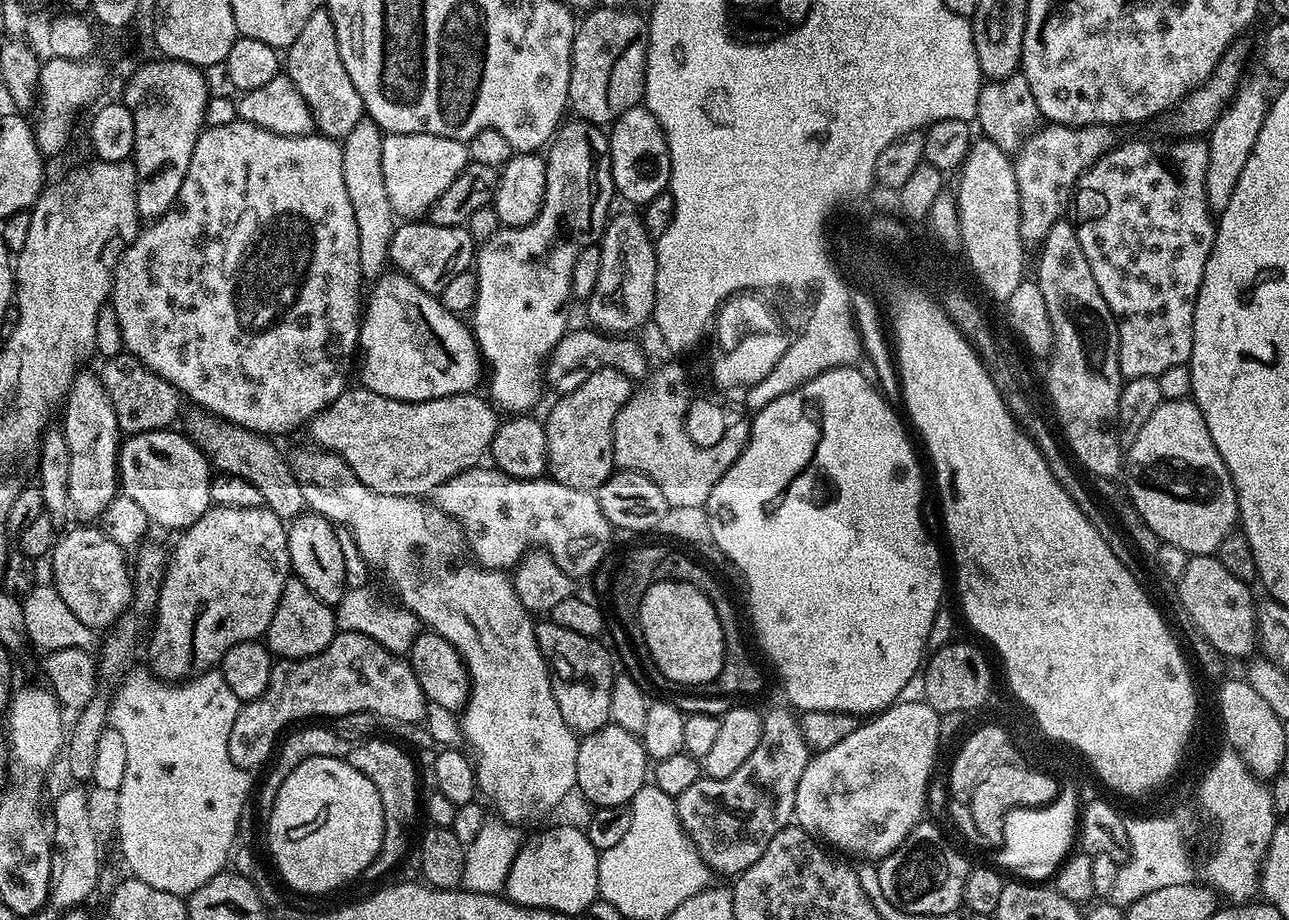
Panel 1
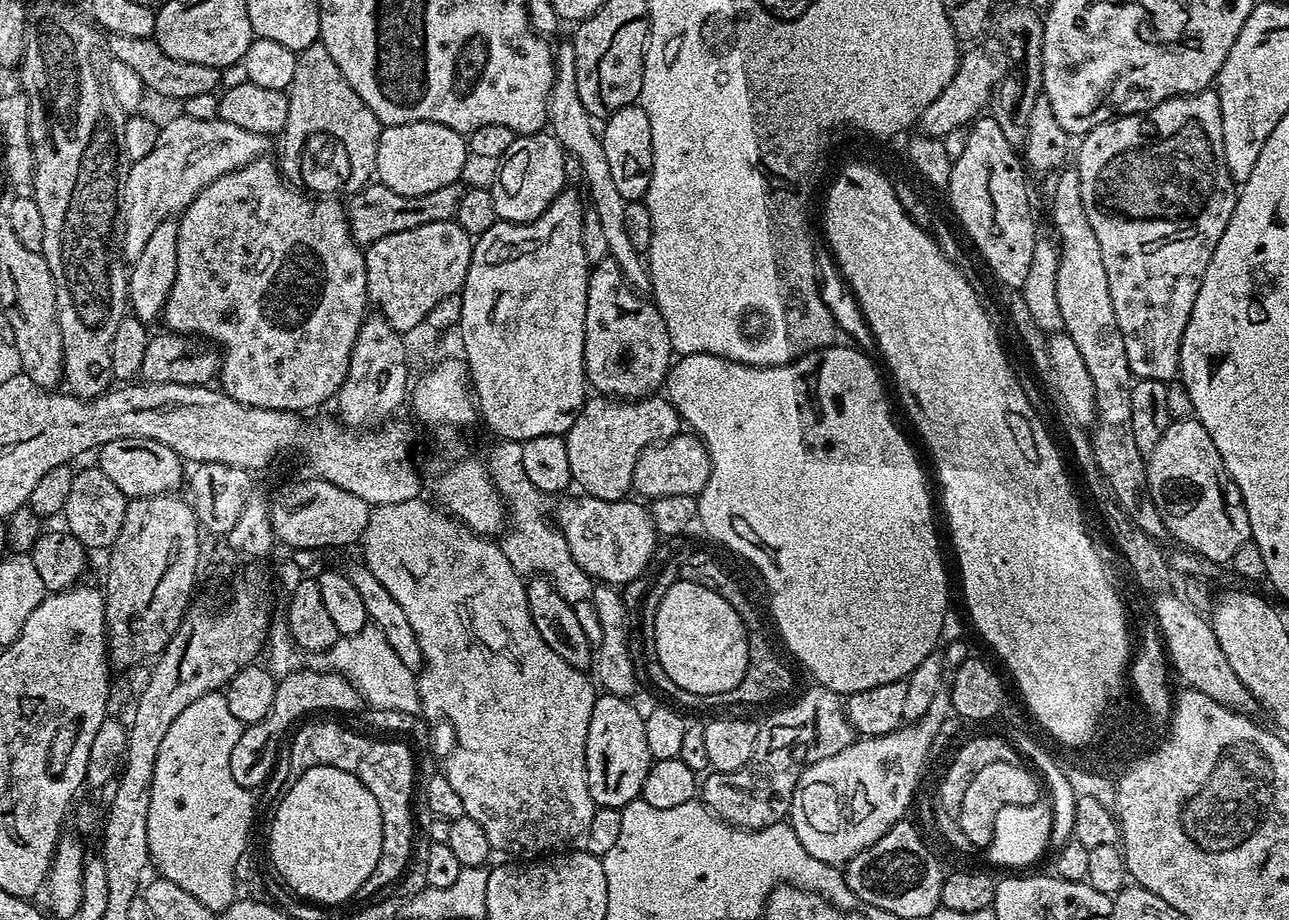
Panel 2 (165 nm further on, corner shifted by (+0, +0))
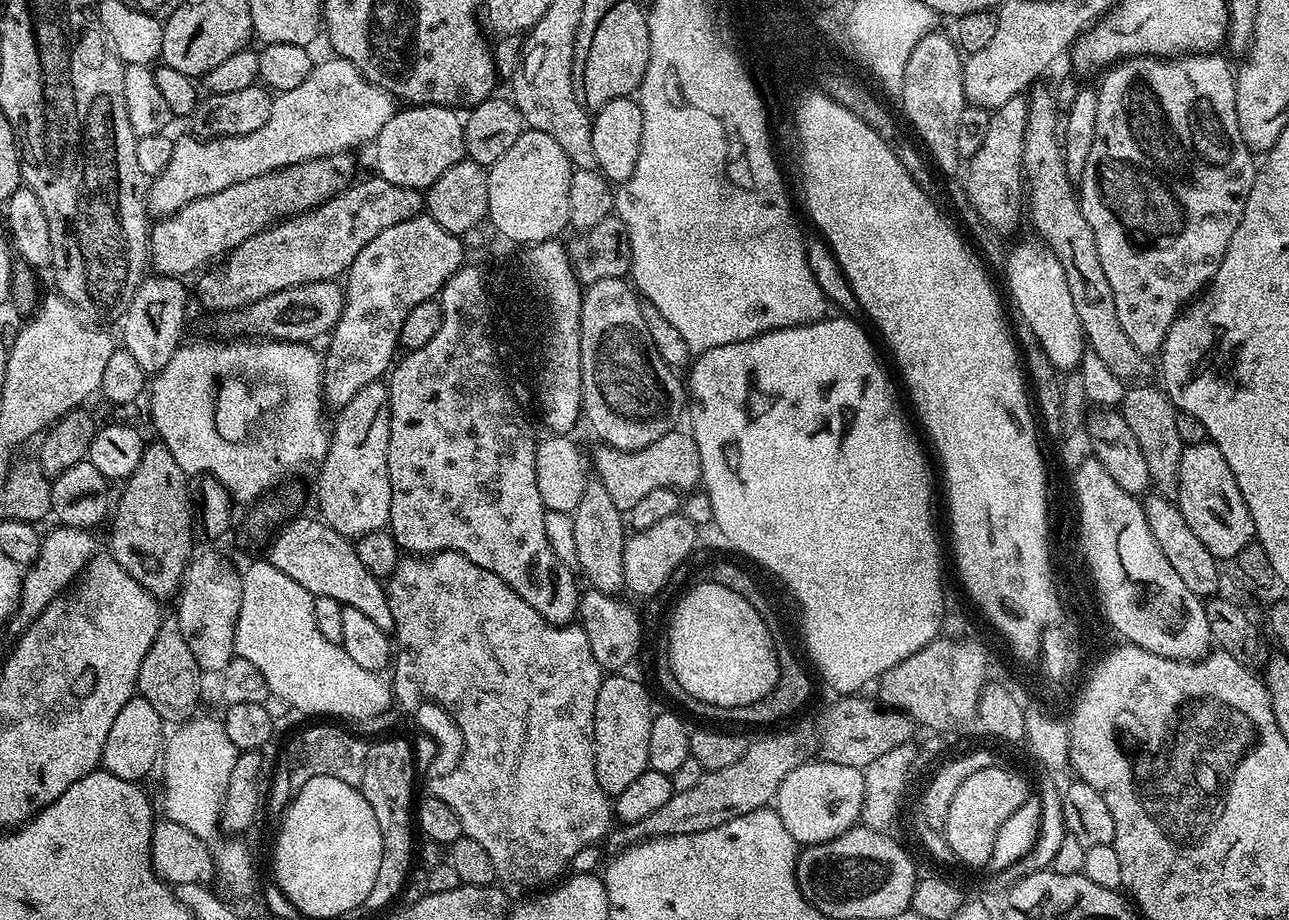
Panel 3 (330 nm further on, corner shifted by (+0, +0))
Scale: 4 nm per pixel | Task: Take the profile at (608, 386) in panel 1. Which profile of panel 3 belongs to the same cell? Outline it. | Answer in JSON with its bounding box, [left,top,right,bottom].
[590,431,702,514]

